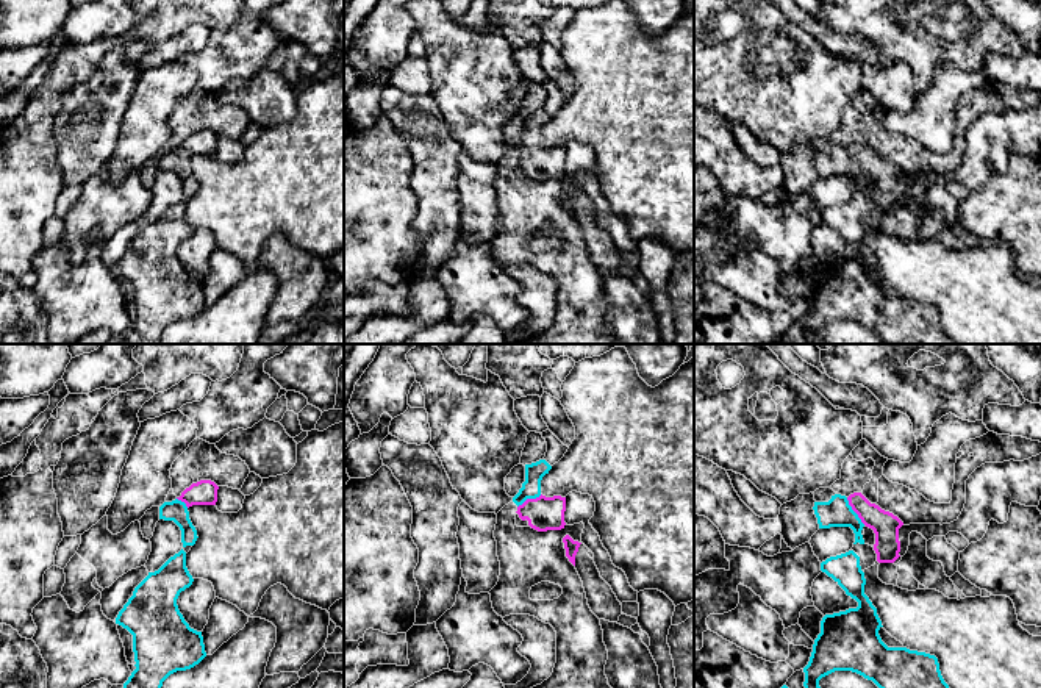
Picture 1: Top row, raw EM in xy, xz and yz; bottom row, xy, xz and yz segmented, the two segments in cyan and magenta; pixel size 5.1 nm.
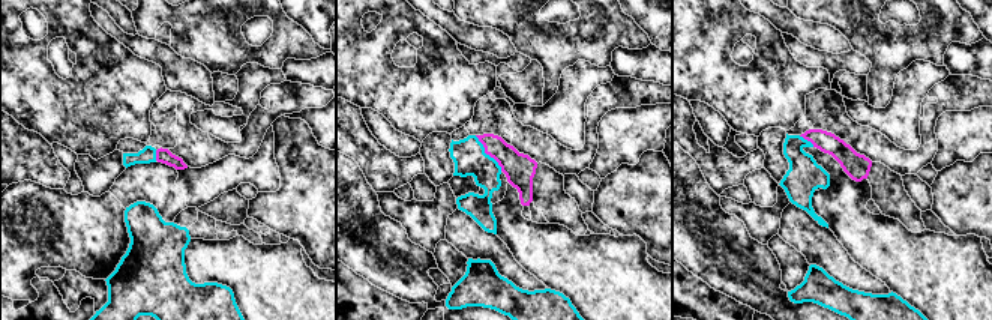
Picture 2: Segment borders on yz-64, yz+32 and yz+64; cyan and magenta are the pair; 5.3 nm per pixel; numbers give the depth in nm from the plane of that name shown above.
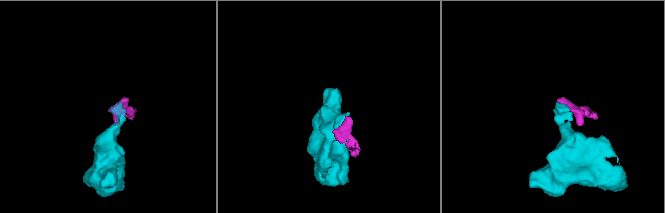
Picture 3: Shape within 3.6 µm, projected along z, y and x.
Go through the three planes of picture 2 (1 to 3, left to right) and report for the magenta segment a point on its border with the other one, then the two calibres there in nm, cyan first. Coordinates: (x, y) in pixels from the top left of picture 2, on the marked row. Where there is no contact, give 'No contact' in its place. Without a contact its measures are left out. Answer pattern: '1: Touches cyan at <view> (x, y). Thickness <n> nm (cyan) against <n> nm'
1: Touches cyan at yz-64 (155, 155). Thickness 90 nm (cyan) against 80 nm
2: Touches cyan at yz+32 (485, 153). Thickness 180 nm (cyan) against 170 nm
3: Touches cyan at yz+64 (806, 140). Thickness 180 nm (cyan) against 110 nm

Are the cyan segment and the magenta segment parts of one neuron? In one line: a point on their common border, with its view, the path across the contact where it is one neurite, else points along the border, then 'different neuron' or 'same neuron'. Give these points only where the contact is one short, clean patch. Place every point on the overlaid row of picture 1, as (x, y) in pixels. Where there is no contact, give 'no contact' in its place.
yz (854, 512) | across yz (837, 512), (854, 512), (868, 513), (885, 526) | same neuron

